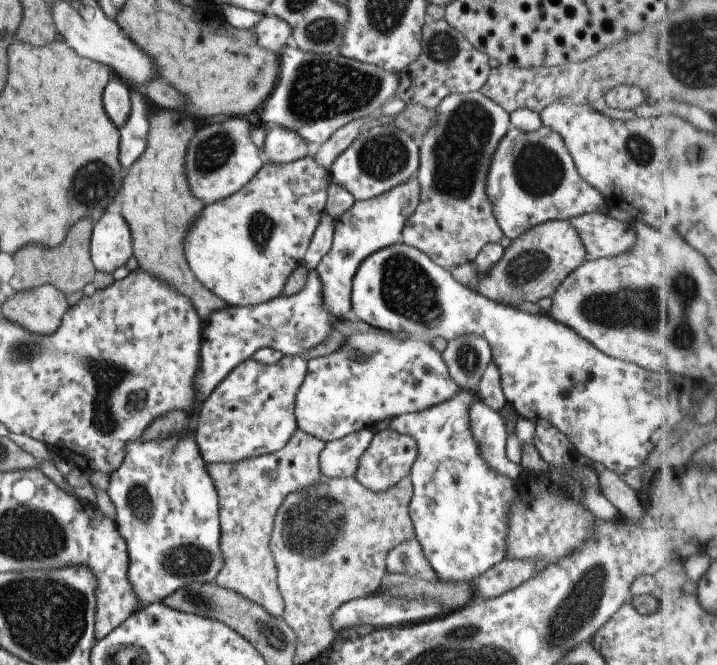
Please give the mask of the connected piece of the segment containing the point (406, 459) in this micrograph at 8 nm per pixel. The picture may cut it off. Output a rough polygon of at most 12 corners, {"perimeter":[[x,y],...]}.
{"perimeter":[[376,432],[355,477],[368,490],[387,491],[409,476],[412,437]]}

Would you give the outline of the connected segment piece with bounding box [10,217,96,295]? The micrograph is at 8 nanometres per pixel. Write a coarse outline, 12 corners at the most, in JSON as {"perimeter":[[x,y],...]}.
{"perimeter":[[92,218],[56,248],[26,243],[13,258],[13,290],[46,283],[65,295],[96,274]]}

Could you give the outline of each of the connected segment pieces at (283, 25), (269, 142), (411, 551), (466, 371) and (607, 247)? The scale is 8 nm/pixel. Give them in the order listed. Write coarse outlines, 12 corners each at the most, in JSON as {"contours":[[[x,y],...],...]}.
{"contours":[[[269,14],[252,27],[258,46],[275,53],[292,41],[292,27]],[[270,127],[265,162],[289,163],[311,154],[307,140]],[[418,539],[395,546],[388,573],[435,581],[437,574]],[[487,340],[448,341],[441,355],[452,380],[476,394],[491,361]],[[608,212],[567,220],[582,239],[586,260],[615,257],[635,243],[633,223]]]}

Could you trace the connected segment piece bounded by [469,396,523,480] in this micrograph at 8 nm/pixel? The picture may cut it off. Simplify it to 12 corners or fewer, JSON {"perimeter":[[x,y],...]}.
{"perimeter":[[478,396],[469,421],[482,458],[515,480],[523,470],[506,456],[504,419]]}

